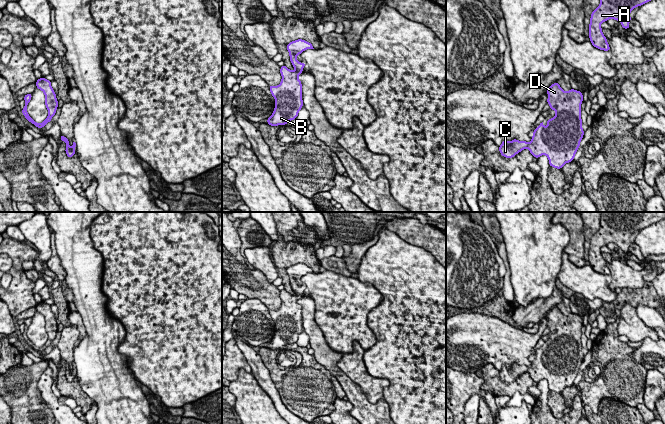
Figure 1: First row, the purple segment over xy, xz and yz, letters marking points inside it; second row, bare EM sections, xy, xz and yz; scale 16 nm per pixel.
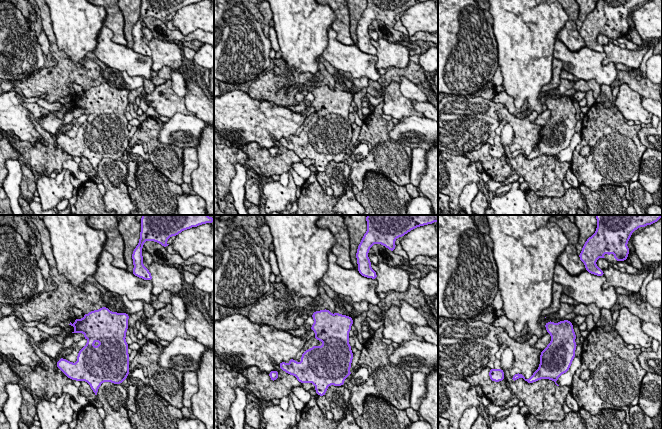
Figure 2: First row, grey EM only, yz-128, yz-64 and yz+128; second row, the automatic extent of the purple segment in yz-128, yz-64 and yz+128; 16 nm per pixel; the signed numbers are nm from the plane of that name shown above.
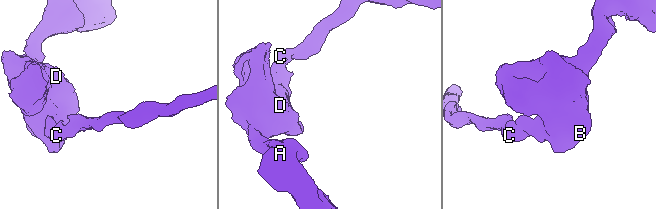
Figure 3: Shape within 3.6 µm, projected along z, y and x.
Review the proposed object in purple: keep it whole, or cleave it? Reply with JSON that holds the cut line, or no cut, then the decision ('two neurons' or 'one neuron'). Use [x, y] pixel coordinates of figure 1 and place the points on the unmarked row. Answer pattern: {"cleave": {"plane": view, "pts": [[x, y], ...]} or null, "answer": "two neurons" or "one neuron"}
{"cleave": null, "answer": "one neuron"}

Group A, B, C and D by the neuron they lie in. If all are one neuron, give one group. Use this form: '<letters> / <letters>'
A B C D

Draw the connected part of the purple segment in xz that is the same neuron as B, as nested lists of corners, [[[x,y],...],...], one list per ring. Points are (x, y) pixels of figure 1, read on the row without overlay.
[[[302,263],[288,267],[286,272],[295,294],[291,295],[283,289],[280,292],[282,300],[280,308],[277,310],[269,309],[270,316],[275,322],[275,332],[266,347],[272,351],[286,349],[290,344],[296,343],[302,333],[302,307],[298,300],[302,298],[306,288],[299,286],[296,280],[307,273],[314,273],[312,267]]]

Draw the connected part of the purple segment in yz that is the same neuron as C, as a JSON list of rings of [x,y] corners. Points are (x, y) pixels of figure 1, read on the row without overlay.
[[[557,306],[548,311],[546,317],[547,327],[555,335],[555,341],[547,343],[546,351],[543,346],[539,348],[530,367],[504,364],[499,375],[503,381],[513,382],[523,373],[528,373],[536,383],[546,379],[549,390],[561,393],[573,385],[584,359],[581,343],[583,319],[572,312],[564,315]]]

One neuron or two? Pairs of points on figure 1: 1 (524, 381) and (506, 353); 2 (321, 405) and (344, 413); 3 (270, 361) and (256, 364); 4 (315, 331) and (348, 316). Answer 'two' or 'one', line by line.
1: two
2: two
3: two
4: two

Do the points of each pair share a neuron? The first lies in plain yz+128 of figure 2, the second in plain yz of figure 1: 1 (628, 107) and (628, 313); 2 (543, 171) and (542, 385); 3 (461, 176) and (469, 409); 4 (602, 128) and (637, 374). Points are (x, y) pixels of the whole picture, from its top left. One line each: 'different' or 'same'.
1: same
2: different
3: different
4: same

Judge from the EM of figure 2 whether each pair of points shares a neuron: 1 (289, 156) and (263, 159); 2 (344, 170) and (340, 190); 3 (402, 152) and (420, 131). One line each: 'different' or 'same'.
1: same
2: same
3: different

